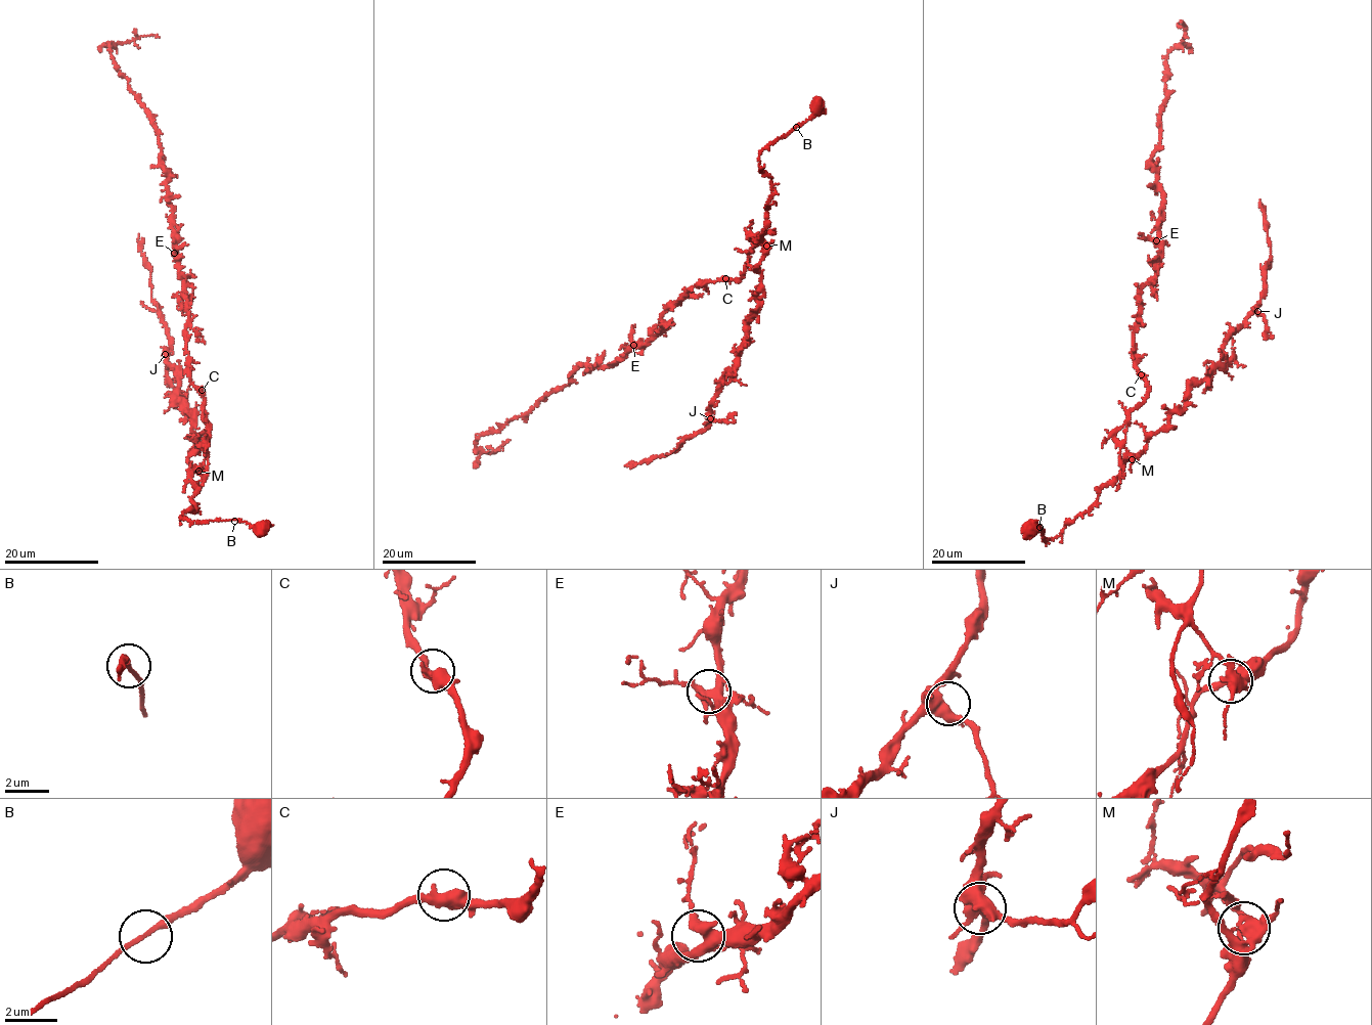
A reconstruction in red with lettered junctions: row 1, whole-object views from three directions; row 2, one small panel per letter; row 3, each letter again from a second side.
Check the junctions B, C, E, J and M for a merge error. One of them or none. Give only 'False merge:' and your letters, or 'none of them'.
False merge: M

